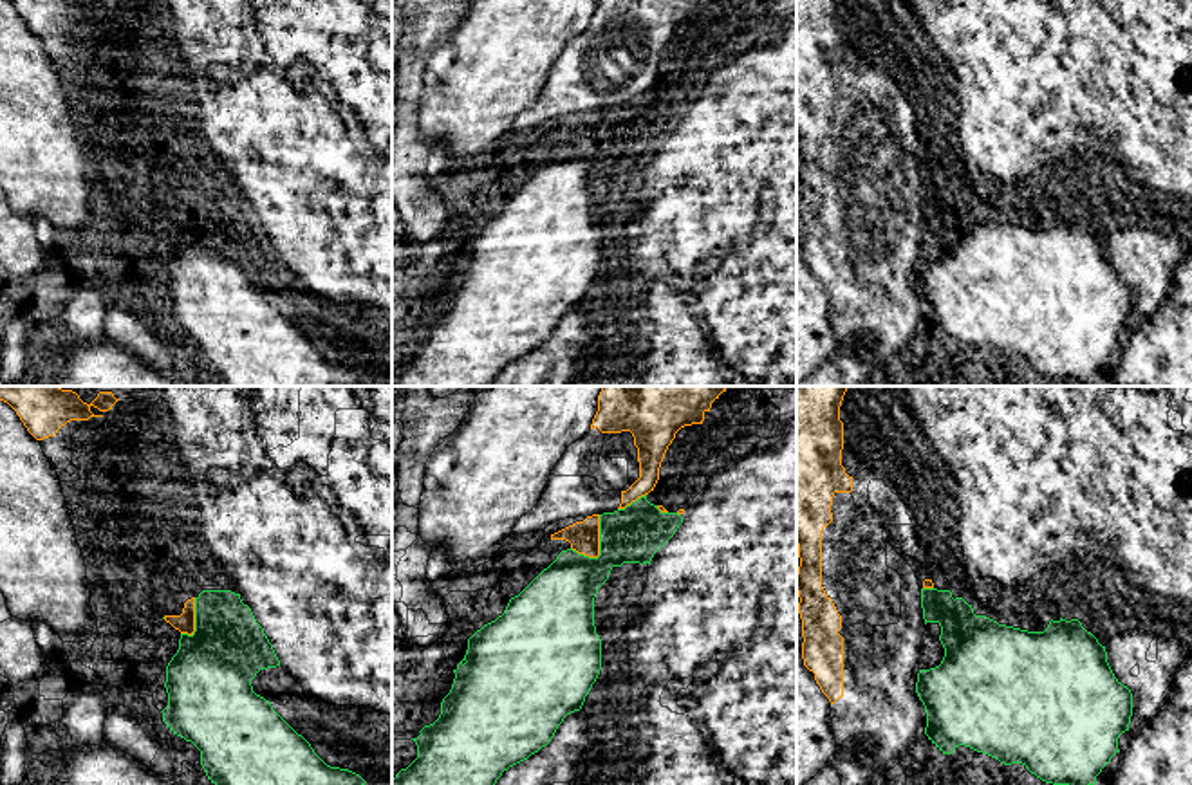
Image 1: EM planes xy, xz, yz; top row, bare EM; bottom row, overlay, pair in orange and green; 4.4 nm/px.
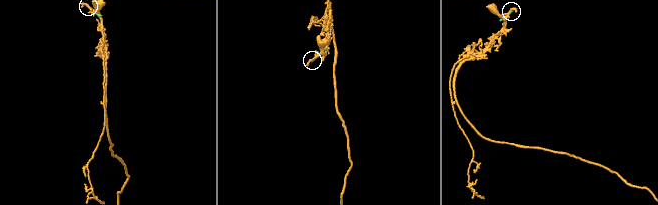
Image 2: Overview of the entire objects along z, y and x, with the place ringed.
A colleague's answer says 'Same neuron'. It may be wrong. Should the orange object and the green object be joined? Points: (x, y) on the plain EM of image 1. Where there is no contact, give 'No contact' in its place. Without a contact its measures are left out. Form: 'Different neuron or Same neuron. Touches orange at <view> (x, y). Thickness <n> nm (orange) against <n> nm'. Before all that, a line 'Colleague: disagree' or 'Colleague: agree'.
Colleague: disagree
Different neuron. Touches orange at xz (598, 141). Thickness 140 nm (orange) against 260 nm

